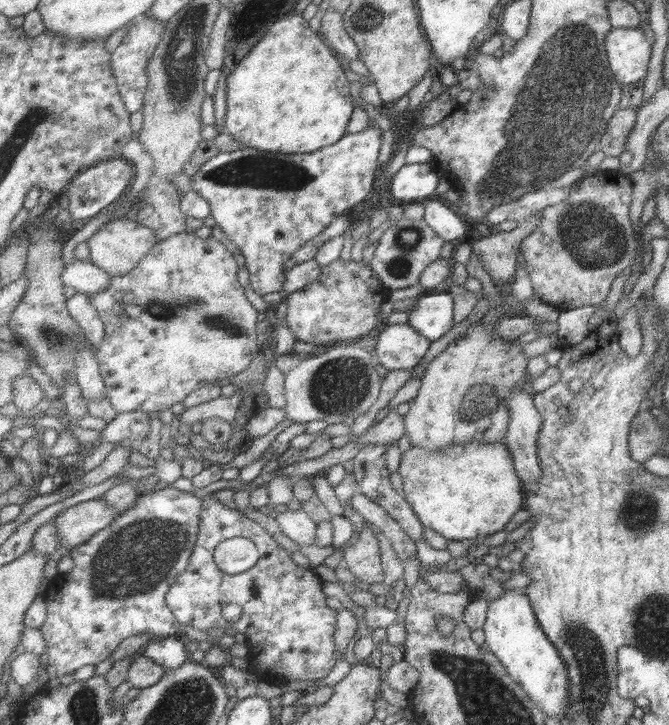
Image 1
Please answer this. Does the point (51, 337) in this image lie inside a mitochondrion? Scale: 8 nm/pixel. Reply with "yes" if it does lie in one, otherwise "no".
yes

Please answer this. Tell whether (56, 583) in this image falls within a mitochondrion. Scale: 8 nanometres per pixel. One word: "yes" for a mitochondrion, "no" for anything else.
no

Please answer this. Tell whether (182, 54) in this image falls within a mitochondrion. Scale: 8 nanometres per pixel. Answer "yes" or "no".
yes

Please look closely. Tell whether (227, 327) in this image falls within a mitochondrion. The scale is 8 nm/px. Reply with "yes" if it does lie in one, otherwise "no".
yes

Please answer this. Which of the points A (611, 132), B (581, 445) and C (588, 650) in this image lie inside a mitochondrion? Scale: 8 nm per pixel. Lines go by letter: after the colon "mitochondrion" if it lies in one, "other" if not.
A: mitochondrion
B: other
C: mitochondrion

